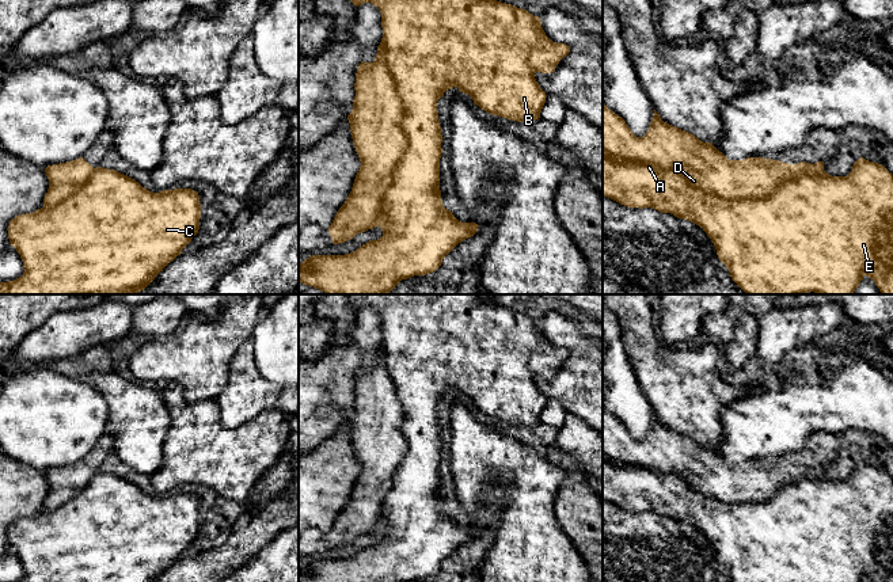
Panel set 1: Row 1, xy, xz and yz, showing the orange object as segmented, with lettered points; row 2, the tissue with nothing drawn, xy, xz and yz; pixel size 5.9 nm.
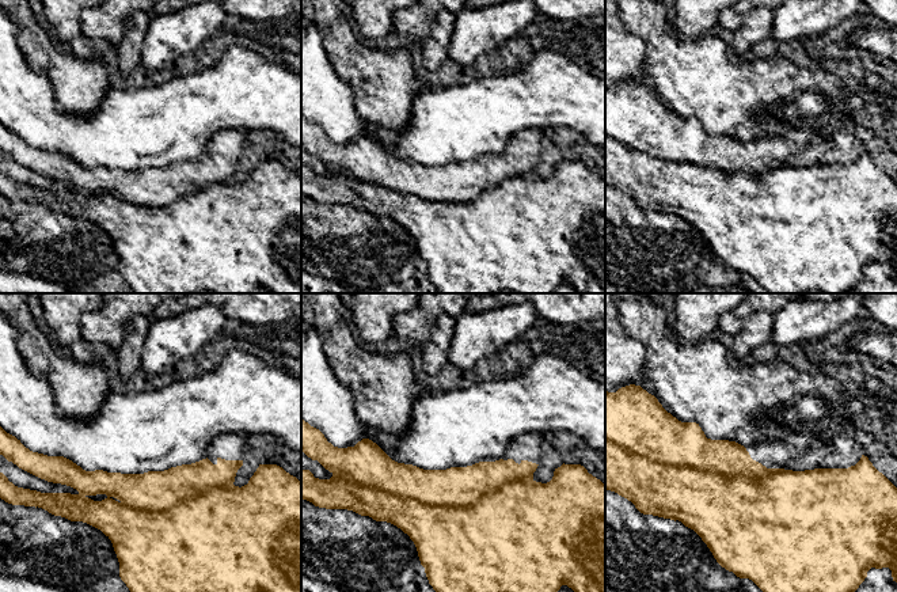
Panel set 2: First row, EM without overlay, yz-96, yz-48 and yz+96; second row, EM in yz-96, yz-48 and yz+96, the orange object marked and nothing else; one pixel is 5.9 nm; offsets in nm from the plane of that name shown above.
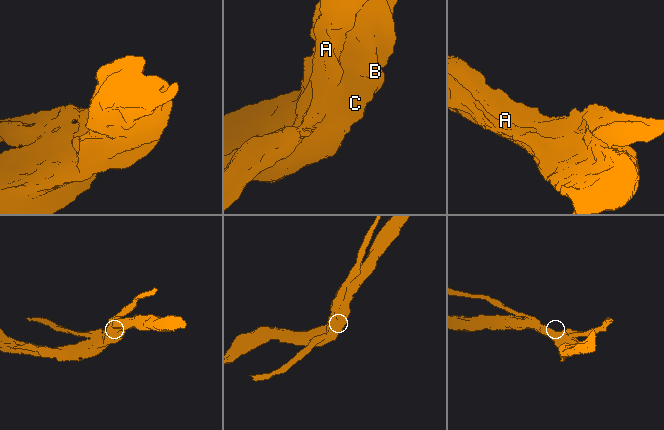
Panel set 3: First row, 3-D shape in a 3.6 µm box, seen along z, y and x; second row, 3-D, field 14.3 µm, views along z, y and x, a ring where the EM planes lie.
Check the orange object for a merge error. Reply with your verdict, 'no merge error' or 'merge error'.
merge error

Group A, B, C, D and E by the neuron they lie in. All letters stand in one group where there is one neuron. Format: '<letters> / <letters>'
A B C E / D

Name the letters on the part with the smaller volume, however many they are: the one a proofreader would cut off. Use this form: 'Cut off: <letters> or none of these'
Cut off: D

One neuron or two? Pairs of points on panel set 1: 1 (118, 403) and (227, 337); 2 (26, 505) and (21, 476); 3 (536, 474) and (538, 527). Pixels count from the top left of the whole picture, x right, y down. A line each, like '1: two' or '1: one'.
1: two
2: one
3: one

